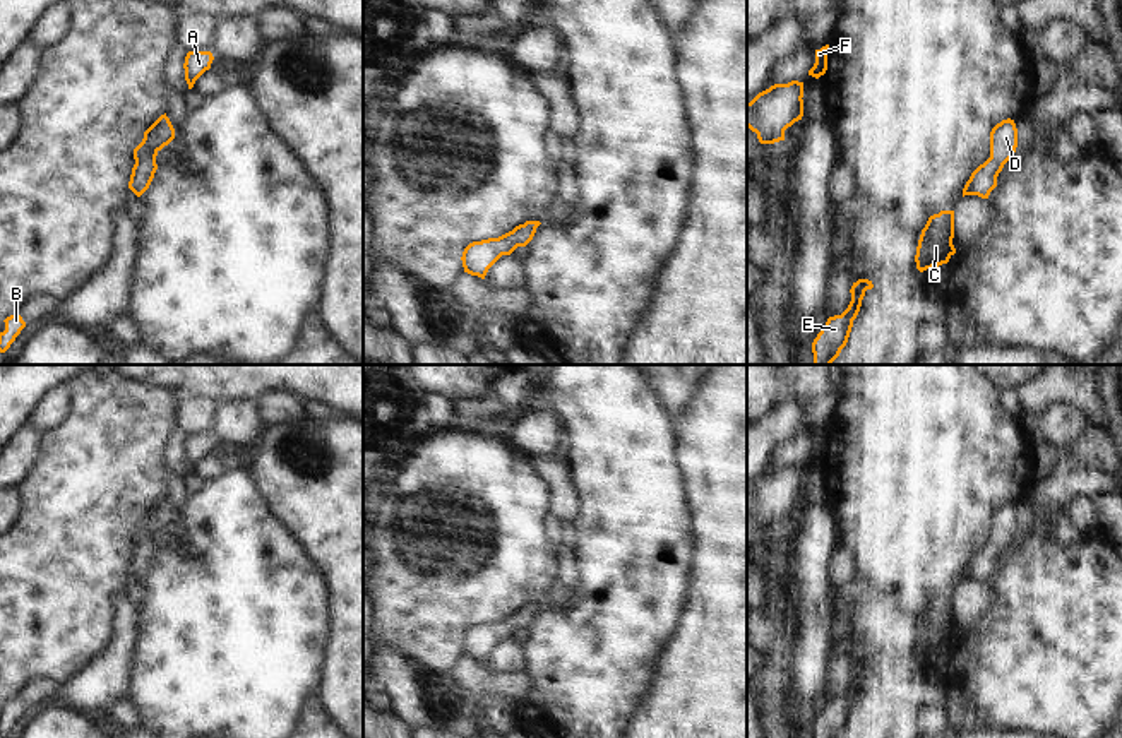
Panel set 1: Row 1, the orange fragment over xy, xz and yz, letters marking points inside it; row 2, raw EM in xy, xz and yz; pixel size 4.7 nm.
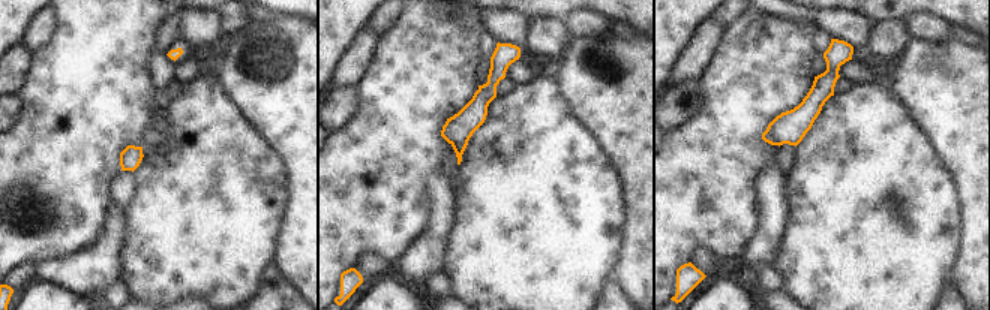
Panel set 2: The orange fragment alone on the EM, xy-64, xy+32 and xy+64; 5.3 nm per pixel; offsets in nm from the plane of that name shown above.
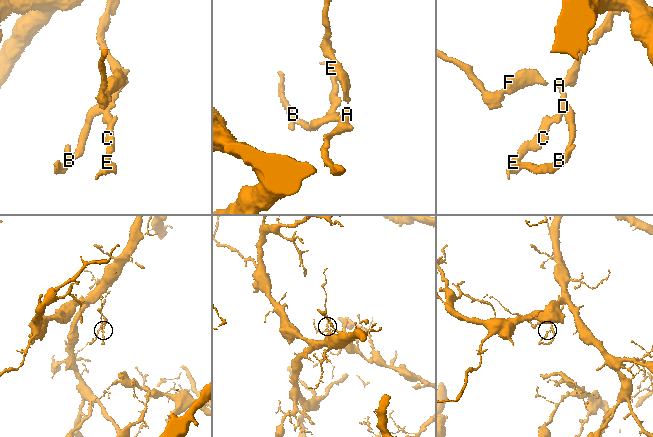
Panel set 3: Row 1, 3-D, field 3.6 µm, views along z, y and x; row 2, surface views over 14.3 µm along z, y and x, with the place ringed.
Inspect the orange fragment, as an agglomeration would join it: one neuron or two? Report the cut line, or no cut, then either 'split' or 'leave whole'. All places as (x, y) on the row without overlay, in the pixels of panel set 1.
no cut | leave whole

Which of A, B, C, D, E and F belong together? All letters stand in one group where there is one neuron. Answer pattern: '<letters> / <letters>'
A B C D E F

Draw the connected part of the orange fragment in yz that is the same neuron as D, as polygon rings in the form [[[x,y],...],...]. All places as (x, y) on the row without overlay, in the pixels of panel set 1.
[[[1007,502],[997,507],[990,515],[990,541],[980,548],[963,572],[964,579],[988,582],[997,570],[997,560],[1004,548],[1014,539],[1018,531],[1018,512],[1014,503]]]

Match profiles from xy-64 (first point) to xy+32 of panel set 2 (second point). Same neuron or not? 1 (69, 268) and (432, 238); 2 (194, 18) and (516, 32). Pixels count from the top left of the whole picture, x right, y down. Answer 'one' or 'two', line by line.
1: one
2: two

